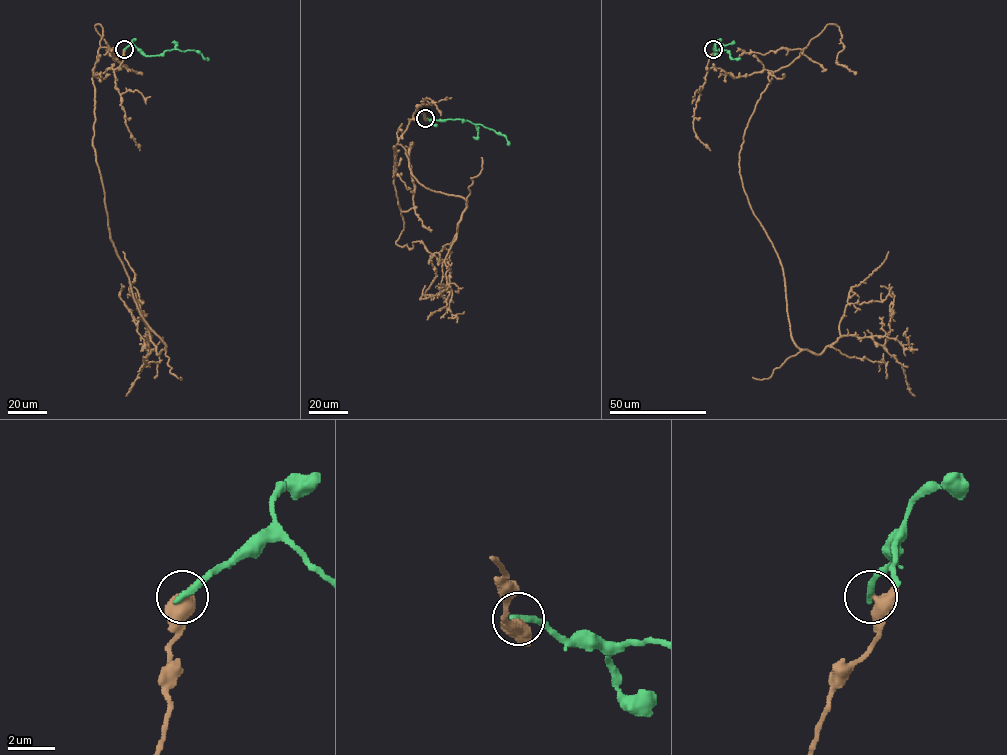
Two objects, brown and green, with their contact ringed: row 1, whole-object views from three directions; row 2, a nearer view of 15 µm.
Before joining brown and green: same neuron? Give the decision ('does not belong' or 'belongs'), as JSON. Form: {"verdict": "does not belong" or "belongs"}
{"verdict": "does not belong"}

